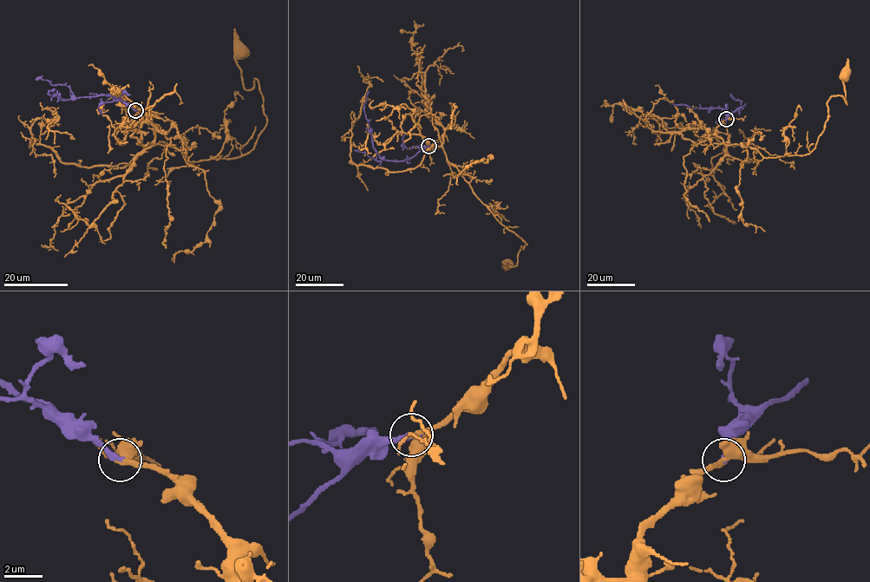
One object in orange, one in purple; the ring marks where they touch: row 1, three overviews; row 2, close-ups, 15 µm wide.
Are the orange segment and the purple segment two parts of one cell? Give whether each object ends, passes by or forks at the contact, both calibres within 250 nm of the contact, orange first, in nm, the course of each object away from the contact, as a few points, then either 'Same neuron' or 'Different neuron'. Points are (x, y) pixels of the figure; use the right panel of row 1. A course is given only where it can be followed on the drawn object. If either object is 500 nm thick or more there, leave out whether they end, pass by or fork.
At the ring orange passes by. At the ring purple ends. Thickness 380 nm (orange) against 340 nm. Course of orange: (726, 120), (716, 128), (726, 145), (764, 157), (808, 154), (829, 99), (841, 95), (847, 104), (844, 75). Course of purple: (726, 120), (731, 112), (741, 108), (728, 112), (721, 108), (671, 103). Same neuron

